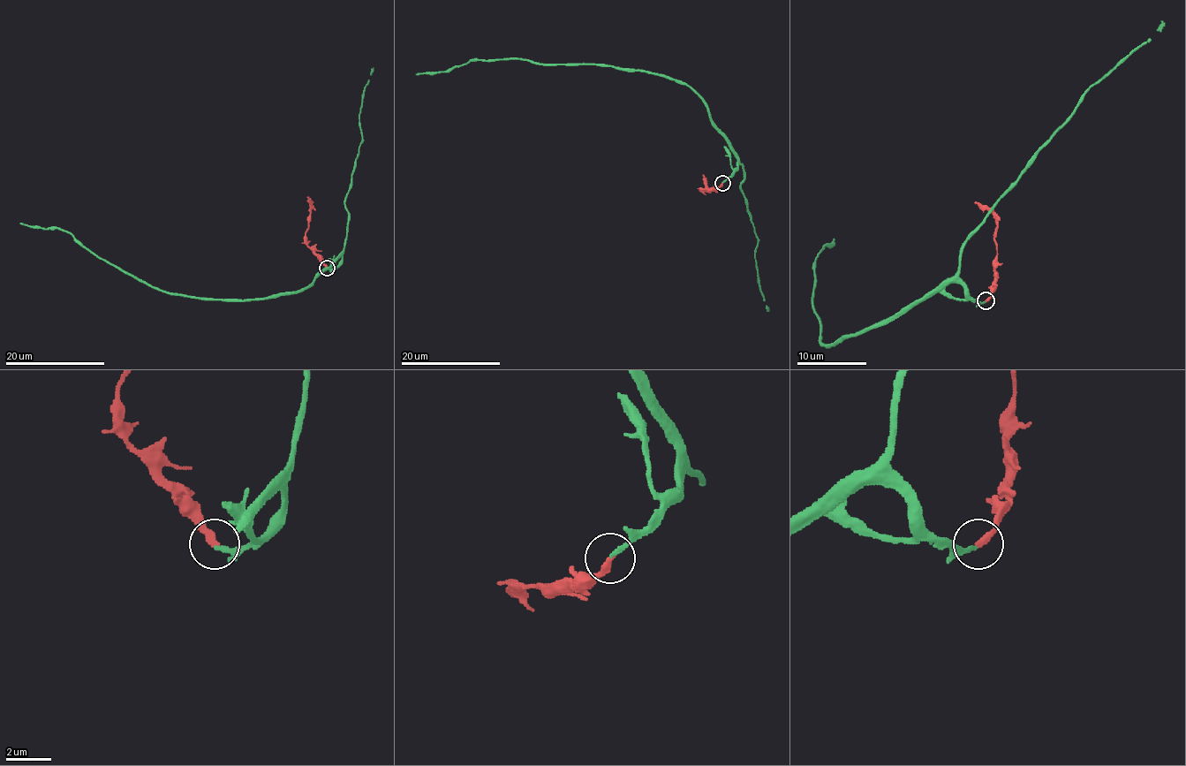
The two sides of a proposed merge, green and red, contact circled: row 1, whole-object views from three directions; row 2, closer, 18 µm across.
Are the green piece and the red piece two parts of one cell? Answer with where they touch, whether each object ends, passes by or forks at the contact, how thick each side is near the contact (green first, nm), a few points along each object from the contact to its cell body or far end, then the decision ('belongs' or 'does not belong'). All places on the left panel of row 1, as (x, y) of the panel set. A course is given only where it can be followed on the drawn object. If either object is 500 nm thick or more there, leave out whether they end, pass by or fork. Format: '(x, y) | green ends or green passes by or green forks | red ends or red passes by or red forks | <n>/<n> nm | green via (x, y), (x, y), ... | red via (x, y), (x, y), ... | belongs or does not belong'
(327, 268) | green ends | red ends | 160/280 nm | green via (326, 268), (337, 265), (332, 261), (310, 284), (267, 299), (164, 292), (93, 254), (71, 234), (20, 223) | red via (326, 268), (322, 259), (307, 244), (305, 236), (310, 208), (307, 197) | belongs

